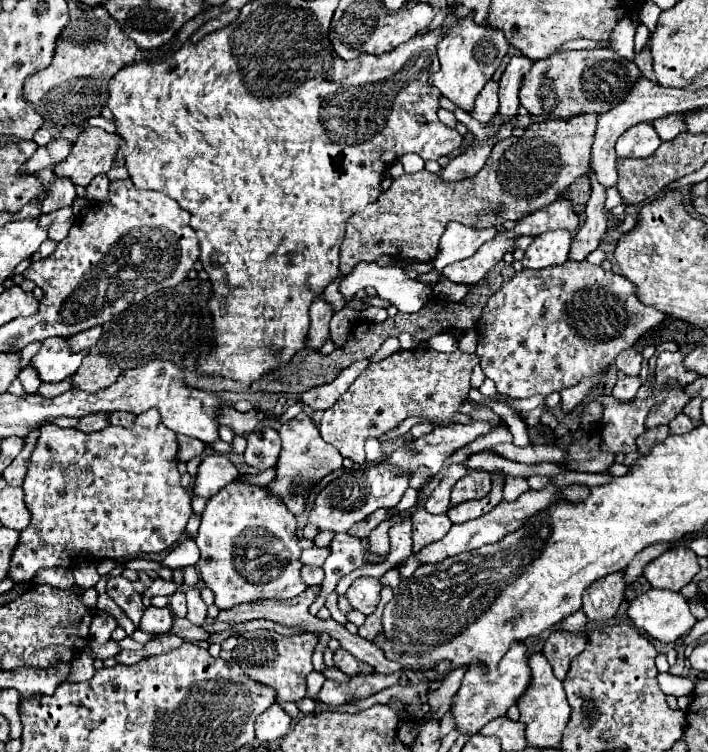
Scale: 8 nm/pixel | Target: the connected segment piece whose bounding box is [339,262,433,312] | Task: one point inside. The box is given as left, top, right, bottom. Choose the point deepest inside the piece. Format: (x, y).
(391, 283)

